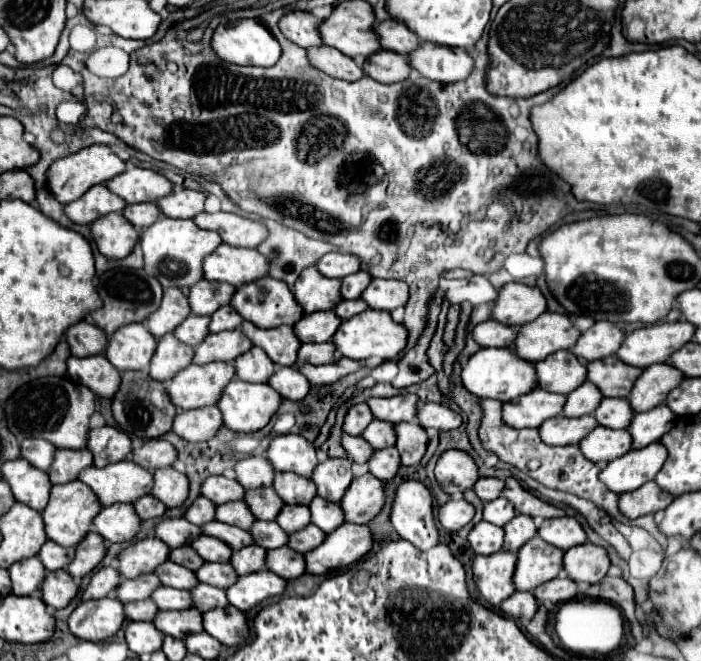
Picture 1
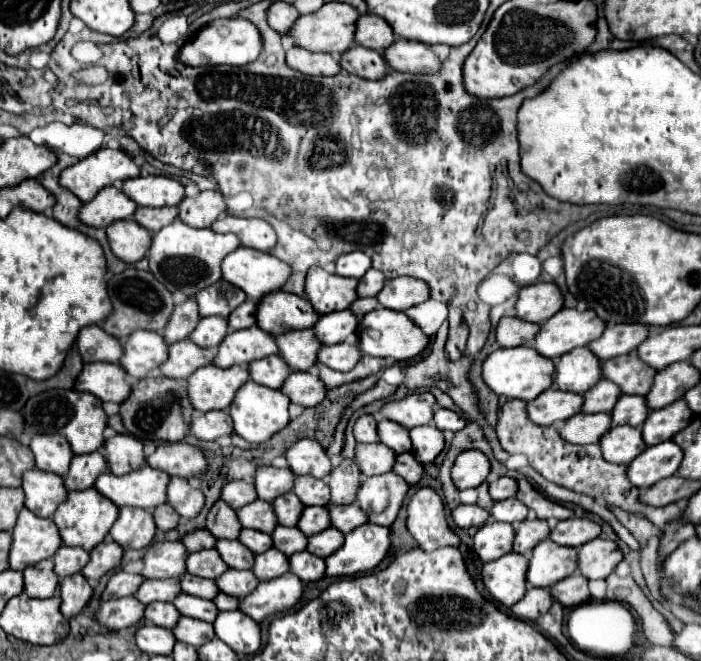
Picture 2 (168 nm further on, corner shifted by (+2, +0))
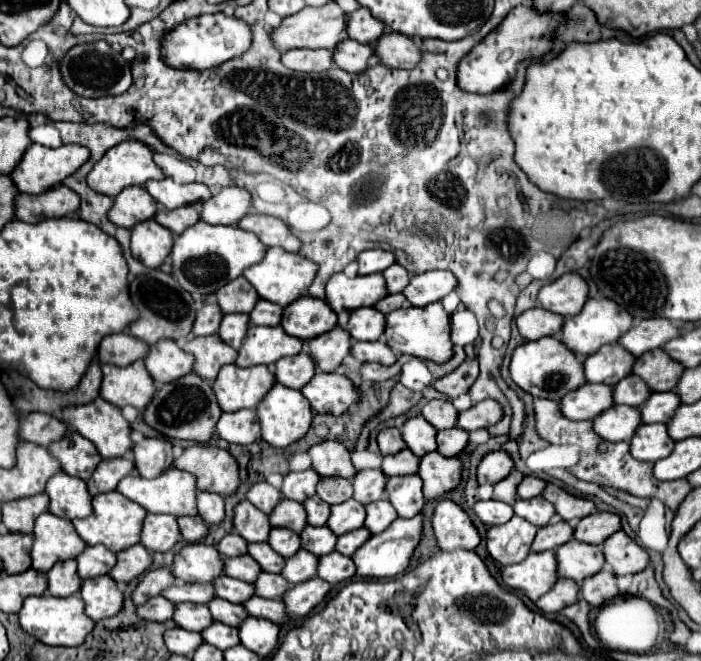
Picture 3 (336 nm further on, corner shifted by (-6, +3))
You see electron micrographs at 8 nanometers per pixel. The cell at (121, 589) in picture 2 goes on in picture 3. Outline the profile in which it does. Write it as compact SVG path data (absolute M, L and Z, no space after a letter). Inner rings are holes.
M156 568L156 570L146 570L140 576L140 582L136 584L136 588L132 590L132 600L136 604L146 602L152 596L158 596L160 590L164 590L168 584L172 584L172 572L170 568Z

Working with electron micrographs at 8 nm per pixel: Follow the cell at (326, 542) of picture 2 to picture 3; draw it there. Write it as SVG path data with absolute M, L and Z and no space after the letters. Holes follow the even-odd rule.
M358 528L358 530L352 530L348 534L342 534L336 540L336 550L340 554L344 554L344 556L352 556L354 550L360 548L368 540L368 536L370 536L370 532L364 530L364 528Z

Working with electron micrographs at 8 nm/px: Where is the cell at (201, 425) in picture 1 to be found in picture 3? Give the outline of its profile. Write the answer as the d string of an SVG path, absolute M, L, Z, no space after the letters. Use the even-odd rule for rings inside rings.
M242 408L236 412L224 412L216 424L220 438L232 444L252 444L260 434L260 424L256 422L256 412Z

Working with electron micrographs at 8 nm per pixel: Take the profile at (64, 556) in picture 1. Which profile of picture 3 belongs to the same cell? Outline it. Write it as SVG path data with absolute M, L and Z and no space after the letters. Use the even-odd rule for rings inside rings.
M96 544L96 546L86 546L82 554L76 556L76 562L78 562L78 576L84 580L108 574L108 570L116 564L116 554Z

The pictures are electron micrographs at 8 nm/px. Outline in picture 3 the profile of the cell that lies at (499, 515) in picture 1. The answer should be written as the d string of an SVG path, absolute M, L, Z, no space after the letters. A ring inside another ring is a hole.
M536 496L532 500L518 500L514 506L514 514L532 522L534 526L546 526L550 516L556 512L552 510L552 504L550 502L544 502L542 496Z

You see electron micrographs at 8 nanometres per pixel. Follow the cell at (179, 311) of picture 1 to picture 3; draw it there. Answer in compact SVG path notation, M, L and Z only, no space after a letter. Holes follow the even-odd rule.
M202 304L202 308L196 312L196 320L192 326L192 334L194 336L210 336L216 334L218 326L220 326L220 318L222 318L222 310L216 304Z

